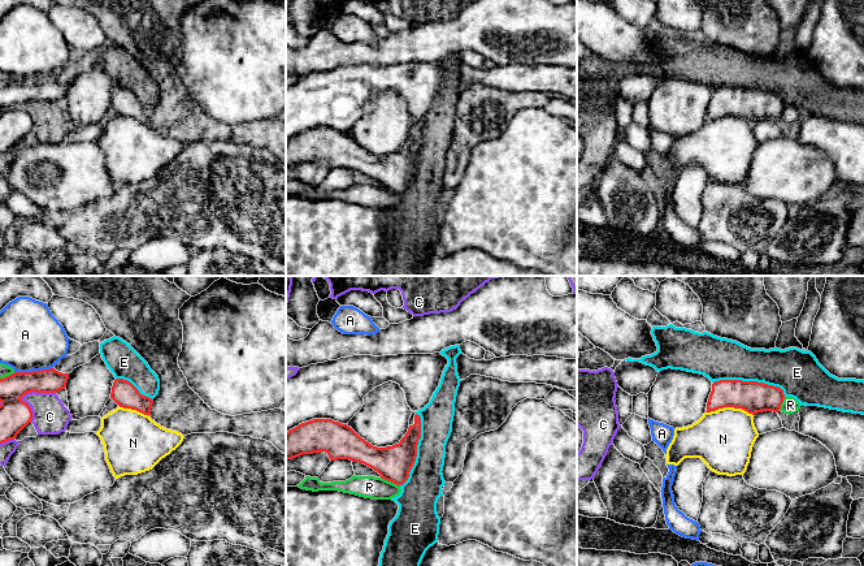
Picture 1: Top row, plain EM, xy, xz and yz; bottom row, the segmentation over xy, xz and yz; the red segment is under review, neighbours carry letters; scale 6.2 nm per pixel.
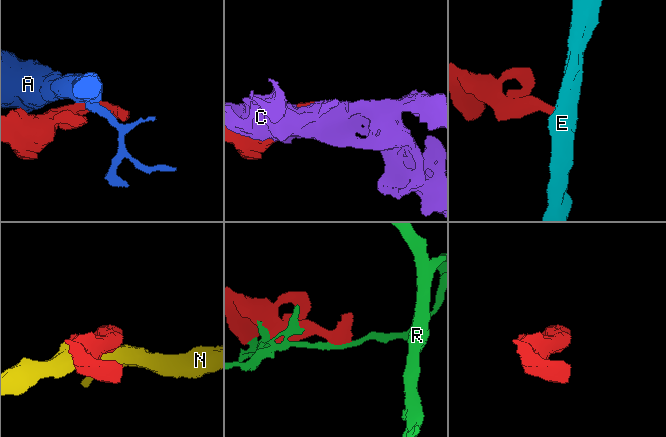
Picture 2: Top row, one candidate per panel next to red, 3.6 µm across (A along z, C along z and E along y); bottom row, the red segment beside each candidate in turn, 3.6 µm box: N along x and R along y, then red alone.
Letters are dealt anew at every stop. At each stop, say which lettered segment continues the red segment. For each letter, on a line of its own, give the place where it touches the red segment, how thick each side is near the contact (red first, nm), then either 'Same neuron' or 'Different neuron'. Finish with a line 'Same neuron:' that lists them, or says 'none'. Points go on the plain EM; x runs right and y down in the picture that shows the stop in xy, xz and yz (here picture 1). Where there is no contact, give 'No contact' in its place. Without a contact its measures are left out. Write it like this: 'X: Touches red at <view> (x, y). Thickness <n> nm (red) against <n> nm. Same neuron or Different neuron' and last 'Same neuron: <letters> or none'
A: Touches red at xy (33, 80). Thickness 160 nm (red) against 400 nm. Different neuron
C: Touches red at xy (26, 102). Thickness 190 nm (red) against 220 nm. Different neuron
E: Touches red at yz (751, 90). Thickness 200 nm (red) against 260 nm. Different neuron
N: Touches red at yz (729, 115). Thickness 200 nm (red) against 360 nm. Different neuron
R: Touches red at xz (390, 189). Thickness 220 nm (red) against 140 nm. Different neuron
Same neuron: none

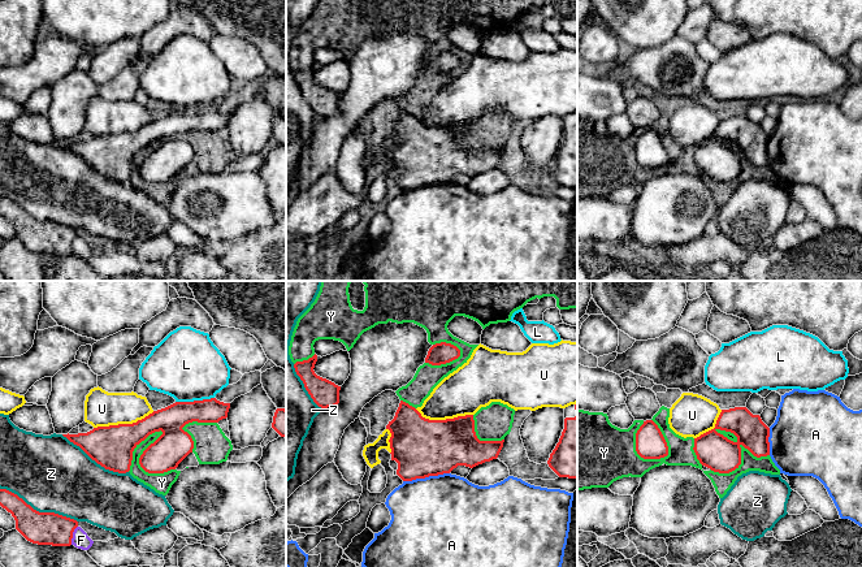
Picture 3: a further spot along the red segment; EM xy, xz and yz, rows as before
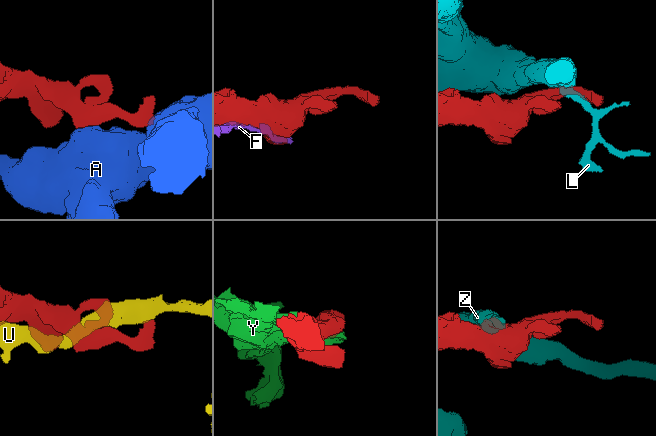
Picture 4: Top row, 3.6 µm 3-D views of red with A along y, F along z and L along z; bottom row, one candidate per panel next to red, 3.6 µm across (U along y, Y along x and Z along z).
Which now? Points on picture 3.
A: Touches red at xz (425, 185). Thickness 360 nm (red) against 480 nm. Different neuron
F: Touches red at xy (72, 243). Thickness 200 nm (red) against 100 nm. Different neuron
L: Touches red at xy (194, 109). Thickness 170 nm (red) against 420 nm. Different neuron
U: Touches red at xy (124, 133). Thickness 260 nm (red) against 220 nm. Different neuron
Y: Touches red at xy (155, 150). Thickness 240 nm (red) against 110 nm. Different neuron
Z: Touches red at xy (38, 220). Thickness 200 nm (red) against 460 nm. Different neuron
Same neuron: none

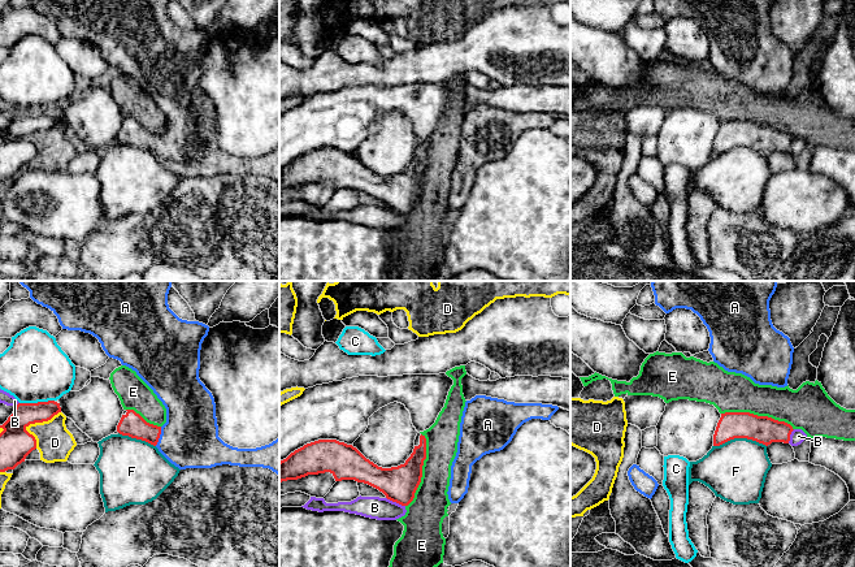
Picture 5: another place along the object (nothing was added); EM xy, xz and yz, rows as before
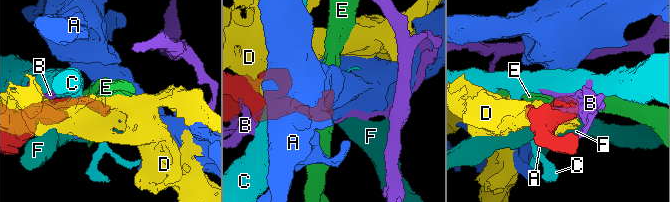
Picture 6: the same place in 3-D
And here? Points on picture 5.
A: Touches red at xy (159, 145). Thickness 150 nm (red) against 360 nm. Same neuron
B: Touches red at xz (395, 210). Thickness 220 nm (red) against 140 nm. Different neuron
C: Touches red at xy (38, 111). Thickness 160 nm (red) against 420 nm. Different neuron
D: Touches red at xy (33, 131). Thickness 200 nm (red) against 220 nm. Different neuron
E: Touches red at xz (421, 178). Thickness 220 nm (red) against 220 nm. Different neuron
F: Touches red at yz (740, 146). Thickness 170 nm (red) against 380 nm. Different neuron
Same neuron: A

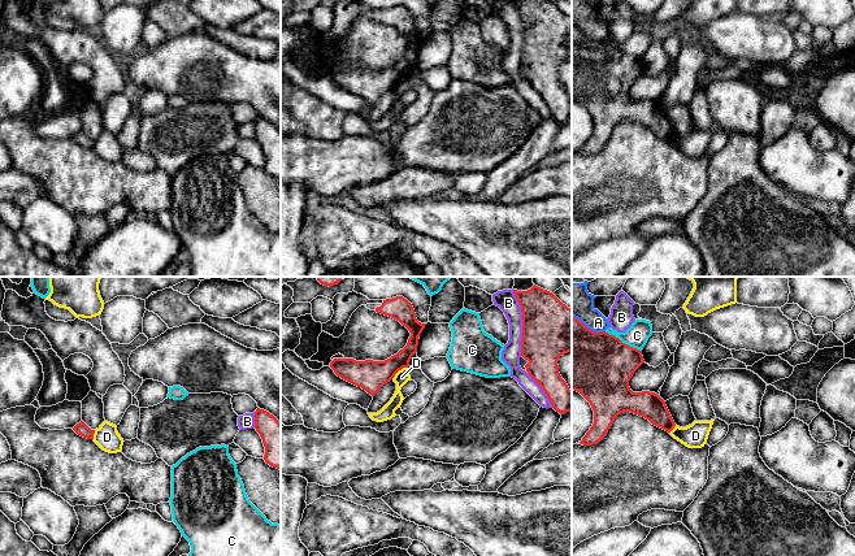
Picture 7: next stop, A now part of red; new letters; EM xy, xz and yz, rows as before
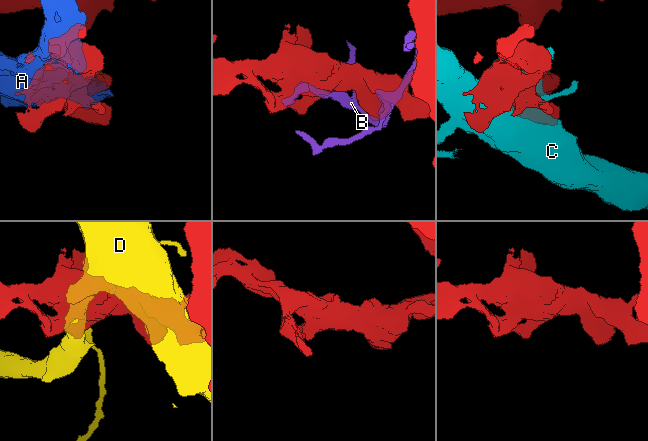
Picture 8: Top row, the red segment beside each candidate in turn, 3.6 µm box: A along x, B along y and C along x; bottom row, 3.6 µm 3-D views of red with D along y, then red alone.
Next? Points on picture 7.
A: Touches red at yz (589, 38). Thickness 420 nm (red) against 180 nm. Different neuron
B: Touches red at xz (523, 33). Thickness 360 nm (red) against 120 nm. Different neuron
C: Touches red at yz (621, 51). Thickness 420 nm (red) against 140 nm. Different neuron
D: Touches red at xz (399, 78). Thickness 190 nm (red) against 90 nm. Different neuron
Same neuron: none

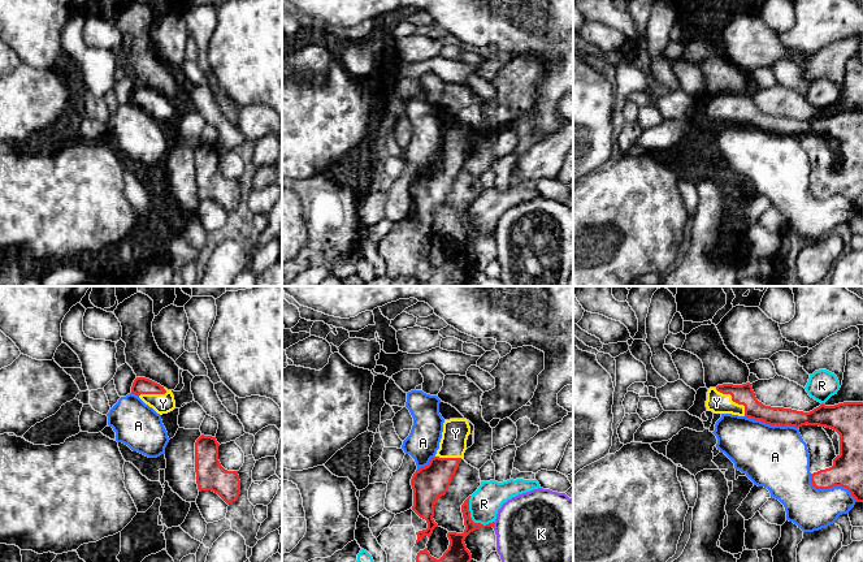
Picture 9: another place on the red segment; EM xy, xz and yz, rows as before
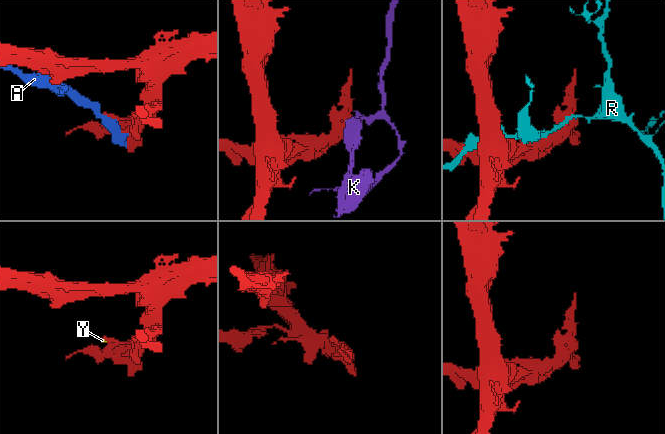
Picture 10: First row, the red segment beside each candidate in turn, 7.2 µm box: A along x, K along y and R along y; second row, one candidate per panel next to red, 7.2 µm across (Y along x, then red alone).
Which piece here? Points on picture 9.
A: Touches red at yz (831, 195). Thickness 190 nm (red) against 260 nm. Different neuron
K: Touches red at xz (493, 233). Thickness 100 nm (red) against 460 nm. Different neuron
R: Touches red at xz (471, 227). Thickness 150 nm (red) against 190 nm. Different neuron
Y: Touches red at yz (733, 109). Thickness 130 nm (red) against 130 nm. Same neuron
Same neuron: Y

